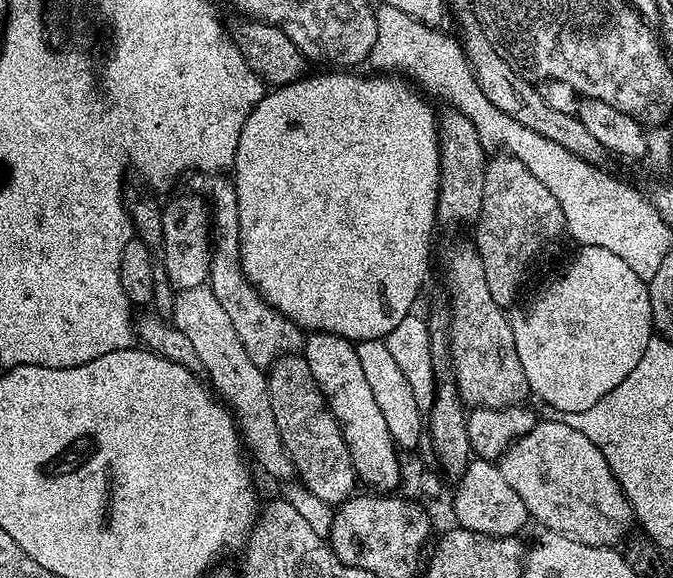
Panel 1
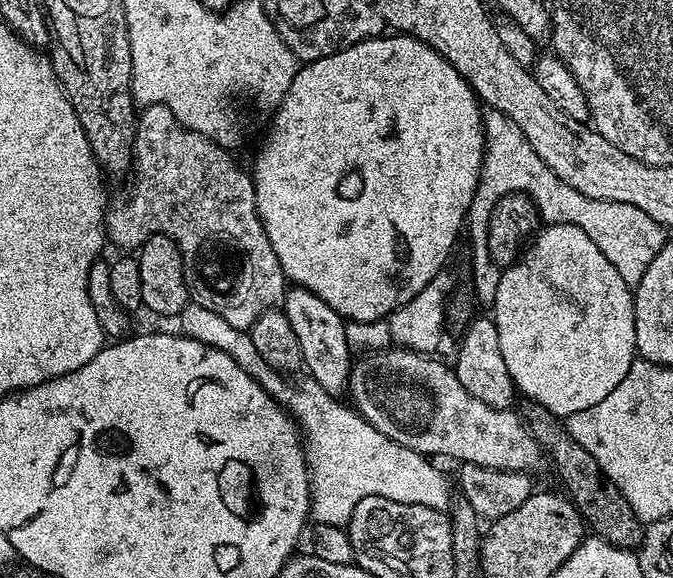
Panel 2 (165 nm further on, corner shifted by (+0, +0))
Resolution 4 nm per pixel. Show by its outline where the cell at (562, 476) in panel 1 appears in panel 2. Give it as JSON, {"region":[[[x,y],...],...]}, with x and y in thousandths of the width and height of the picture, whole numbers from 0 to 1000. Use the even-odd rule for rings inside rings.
{"region":[[[578,599],[568,609],[542,607],[536,616],[541,618],[536,623],[533,618],[525,628],[514,678],[519,687],[523,683],[520,692],[529,711],[544,730],[550,730],[550,737],[556,737],[556,744],[637,792],[667,789],[684,803],[709,803],[753,817],[795,818],[802,792],[805,796],[805,777],[785,746],[785,735],[776,730],[771,711],[761,706],[734,706],[722,702],[722,696],[710,696],[710,689],[700,685],[692,668],[681,661],[676,642],[667,631],[664,637],[657,625],[646,623],[646,614]]]}

